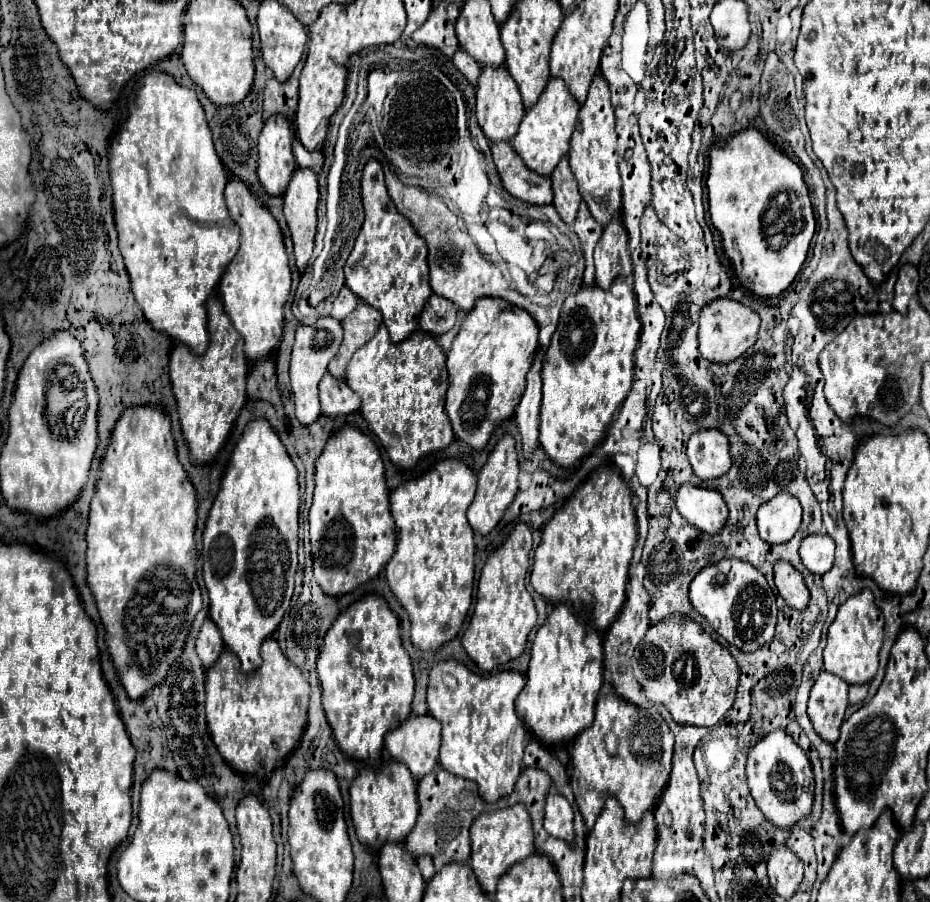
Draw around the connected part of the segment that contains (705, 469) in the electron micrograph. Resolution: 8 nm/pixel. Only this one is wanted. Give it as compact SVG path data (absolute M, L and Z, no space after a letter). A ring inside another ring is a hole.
M705 428L691 434L687 442L687 456L701 480L719 478L731 468L727 436L717 432L717 428Z

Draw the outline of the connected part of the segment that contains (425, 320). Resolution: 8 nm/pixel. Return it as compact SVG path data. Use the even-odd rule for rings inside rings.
M431 296L429 302L425 304L425 310L421 314L421 322L419 328L435 338L443 336L445 332L449 332L455 324L457 318L457 308L455 304L451 304L449 300L441 298L441 296Z

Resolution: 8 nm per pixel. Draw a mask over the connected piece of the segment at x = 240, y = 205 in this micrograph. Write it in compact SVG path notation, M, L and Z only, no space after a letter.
M239 178L229 180L225 188L225 200L233 220L241 228L241 246L221 278L219 294L225 304L225 312L245 340L245 356L249 362L259 362L271 358L281 342L283 308L289 300L291 270L279 224L271 212L267 212L267 208L255 200L255 196Z

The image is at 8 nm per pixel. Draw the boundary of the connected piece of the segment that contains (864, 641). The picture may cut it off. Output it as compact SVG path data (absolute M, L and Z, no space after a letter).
M863 590L855 596L851 596L845 604L839 606L837 618L829 626L827 632L827 646L823 650L823 670L831 672L839 678L843 678L847 684L867 684L875 678L877 666L879 666L879 650L883 644L883 614L873 604L873 594L869 590Z

